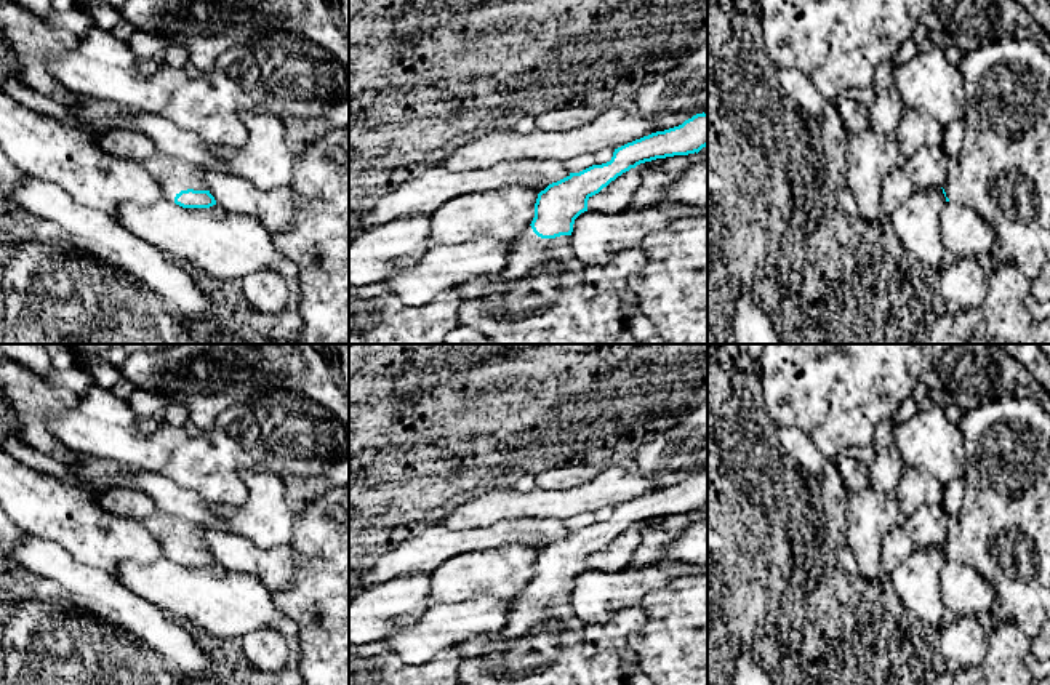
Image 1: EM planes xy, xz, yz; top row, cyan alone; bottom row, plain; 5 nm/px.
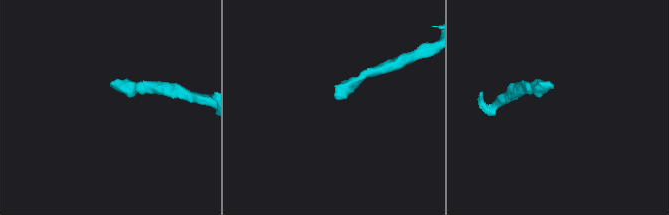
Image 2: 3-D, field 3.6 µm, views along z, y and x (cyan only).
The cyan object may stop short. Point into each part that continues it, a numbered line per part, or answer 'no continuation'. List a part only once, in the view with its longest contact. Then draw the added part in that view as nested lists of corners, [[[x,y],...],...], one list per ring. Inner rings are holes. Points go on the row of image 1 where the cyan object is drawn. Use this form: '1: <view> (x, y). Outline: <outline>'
1: xz (537, 298). Outline: [[[528,226],[515,237],[503,270],[459,282],[453,288],[461,298],[459,322],[480,331],[495,344],[616,344],[624,328],[618,291],[586,298],[583,294],[586,269],[587,266],[571,246],[571,235],[541,238]]]

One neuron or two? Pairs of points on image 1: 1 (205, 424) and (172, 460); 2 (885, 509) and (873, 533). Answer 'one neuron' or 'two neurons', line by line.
1: two neurons
2: one neuron

